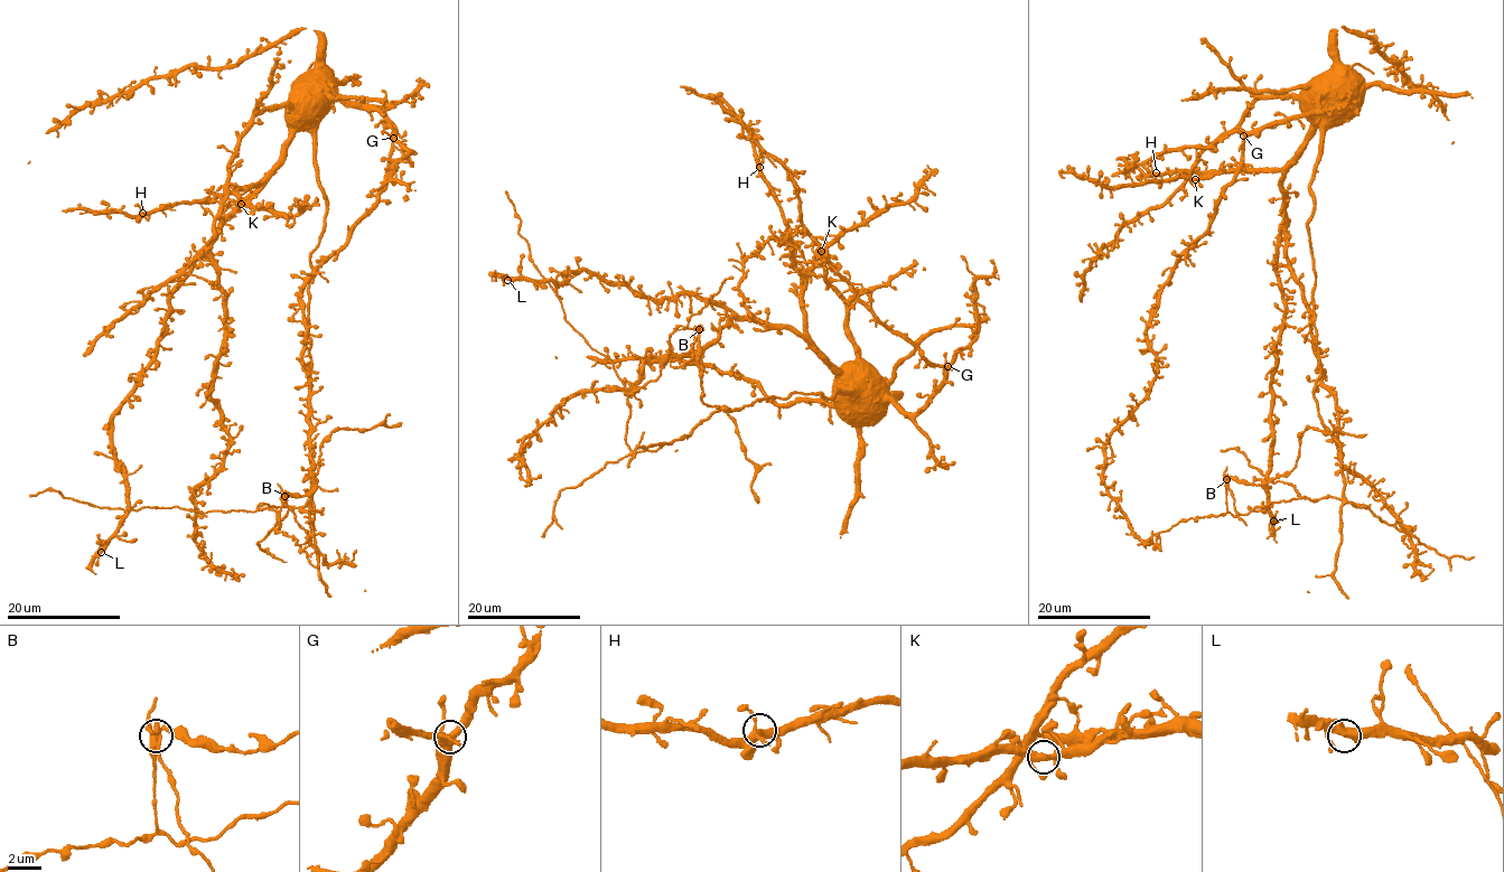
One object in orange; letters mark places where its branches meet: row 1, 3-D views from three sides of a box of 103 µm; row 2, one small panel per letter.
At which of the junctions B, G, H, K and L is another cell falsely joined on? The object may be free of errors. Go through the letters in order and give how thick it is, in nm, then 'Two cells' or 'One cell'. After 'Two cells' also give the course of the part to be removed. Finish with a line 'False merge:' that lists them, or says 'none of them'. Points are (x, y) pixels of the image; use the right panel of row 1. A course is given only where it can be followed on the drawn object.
B: Thickness 400 nm. Two cells. Course of the part to remove: (1227, 479), (1238, 478), (1259, 485), (1285, 476), (1296, 462), (1299, 439), (1309, 427), (1320, 431), (1366, 433)
G: Thickness 480 nm. One cell
H: Thickness 400 nm. One cell
K: Thickness 380 nm. One cell
L: Thickness 400 nm. One cell
False merge: B

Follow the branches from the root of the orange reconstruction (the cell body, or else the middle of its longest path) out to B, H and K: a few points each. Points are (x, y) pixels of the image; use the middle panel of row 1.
B: (861, 390), (720, 406), (688, 434), (632, 452), (628, 396), (659, 375), (670, 335), (699, 330)
H: (861, 390), (832, 368), (806, 334), (803, 274), (794, 263), (791, 228), (759, 167)
K: (861, 390), (862, 385), (856, 387), (853, 380), (832, 368), (806, 334), (804, 275), (821, 251)

